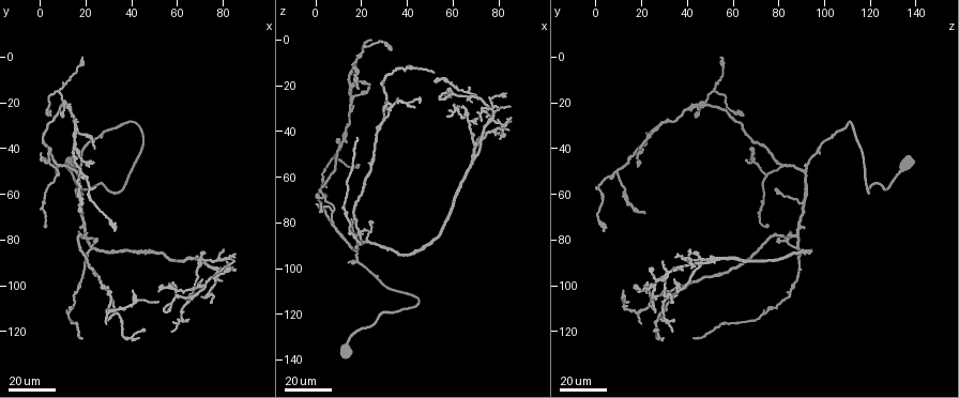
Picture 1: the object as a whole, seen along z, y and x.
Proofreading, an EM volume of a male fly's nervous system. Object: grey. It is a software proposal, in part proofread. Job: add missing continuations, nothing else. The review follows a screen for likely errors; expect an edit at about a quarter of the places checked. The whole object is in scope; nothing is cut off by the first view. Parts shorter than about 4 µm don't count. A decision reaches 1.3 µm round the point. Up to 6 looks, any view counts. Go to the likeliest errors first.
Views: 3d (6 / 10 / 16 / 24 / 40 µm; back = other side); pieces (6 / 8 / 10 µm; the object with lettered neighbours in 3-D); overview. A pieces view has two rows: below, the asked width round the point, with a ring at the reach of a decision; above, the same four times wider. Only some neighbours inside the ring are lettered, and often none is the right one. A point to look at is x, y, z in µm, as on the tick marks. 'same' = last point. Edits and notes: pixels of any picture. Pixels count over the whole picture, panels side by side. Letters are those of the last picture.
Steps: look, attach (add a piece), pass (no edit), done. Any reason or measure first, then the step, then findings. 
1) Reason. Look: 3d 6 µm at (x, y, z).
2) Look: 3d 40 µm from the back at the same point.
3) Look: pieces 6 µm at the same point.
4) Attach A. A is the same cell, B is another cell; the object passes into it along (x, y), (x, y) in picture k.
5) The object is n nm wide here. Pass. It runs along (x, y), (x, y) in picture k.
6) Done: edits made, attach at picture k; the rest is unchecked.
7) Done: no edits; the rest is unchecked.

An open end. Look: 3d 40 µm at (17, 123, 43).

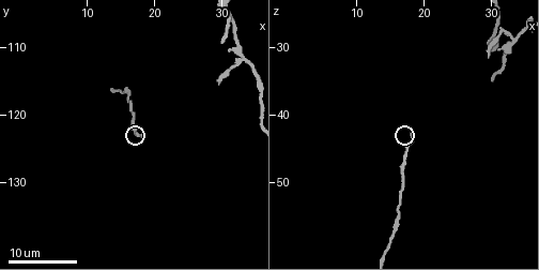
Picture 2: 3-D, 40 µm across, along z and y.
See the neighbours. Look: pieces 10 µm at (18.0, 123.5, 42.5).

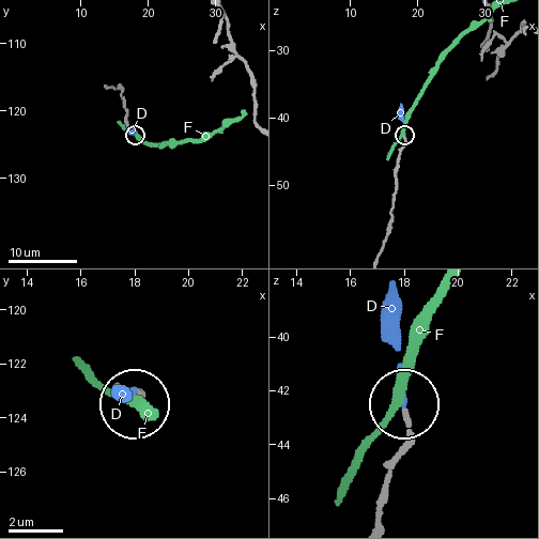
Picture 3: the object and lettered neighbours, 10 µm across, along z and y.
The object is 160 nm wide here. Attach D. D is the same cell, F is another cell; the object passes into it along (401, 153), (404, 142), (401, 105) in picture 3; the neuron continues.

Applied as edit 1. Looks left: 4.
See it whole again. Look: overview.

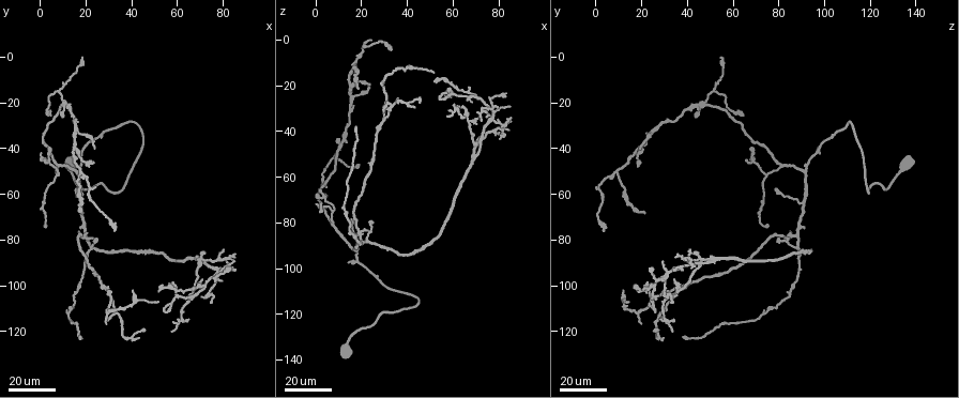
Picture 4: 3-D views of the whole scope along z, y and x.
Free end. Look: 3d 24 µm at (59, 117, 31).

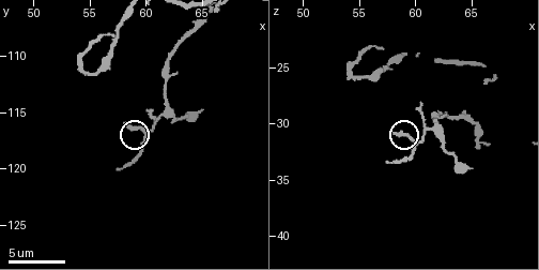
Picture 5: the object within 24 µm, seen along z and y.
Look: pieces 6 µm at (58.4, 116.2, 30.8).

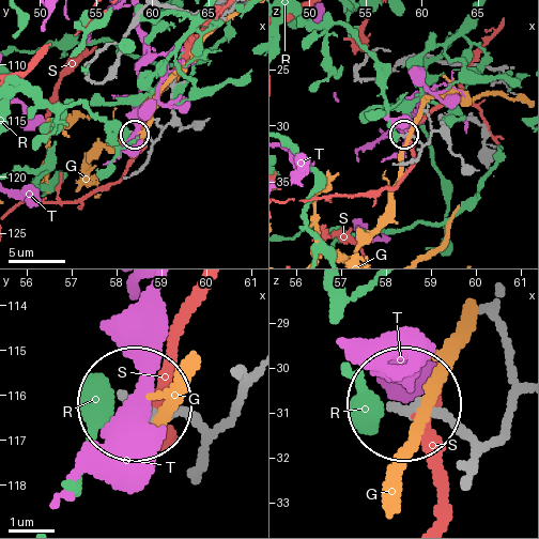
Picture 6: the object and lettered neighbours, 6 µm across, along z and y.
Pass. G, R, S and T are other cells; it runs along (516, 406), (477, 441), (412, 410) in picture 6; none of them fits.

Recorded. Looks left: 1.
Done: edits made, attach at picture 3; the rest is unchecked.

